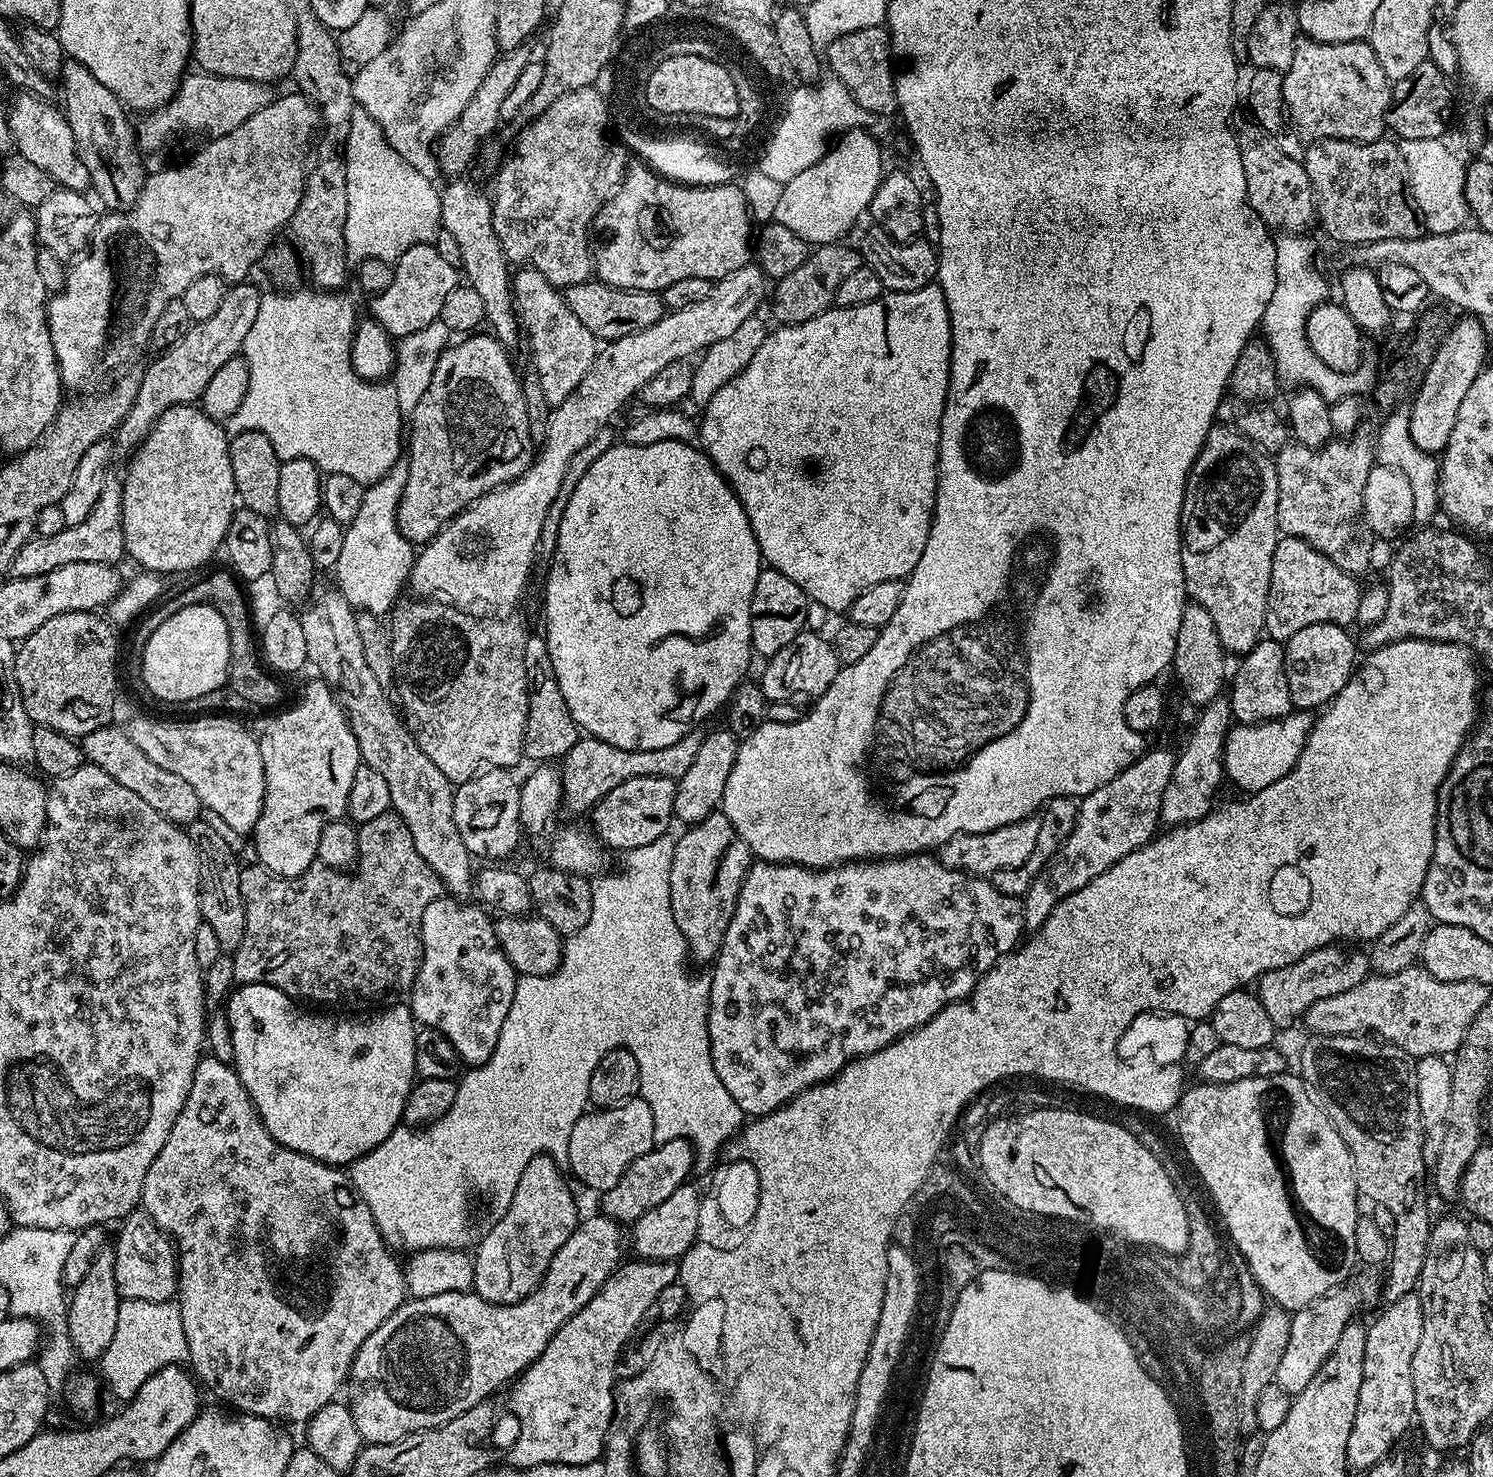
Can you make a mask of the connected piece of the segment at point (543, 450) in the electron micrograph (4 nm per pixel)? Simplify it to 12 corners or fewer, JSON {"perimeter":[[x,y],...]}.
{"perimeter":[[759,264],[609,340],[551,409],[530,467],[415,553],[457,608],[524,596],[574,454],[654,374],[761,310]]}

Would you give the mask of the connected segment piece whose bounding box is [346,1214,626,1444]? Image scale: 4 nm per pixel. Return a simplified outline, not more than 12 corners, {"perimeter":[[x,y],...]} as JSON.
{"perimeter":[[585,1215],[517,1304],[412,1298],[352,1359],[361,1441],[515,1381],[622,1263]]}

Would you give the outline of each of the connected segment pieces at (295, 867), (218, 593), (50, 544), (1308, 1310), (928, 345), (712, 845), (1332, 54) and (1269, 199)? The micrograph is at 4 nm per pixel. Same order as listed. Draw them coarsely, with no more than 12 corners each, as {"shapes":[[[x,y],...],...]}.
{"shapes":[[[323,679],[258,736],[250,833],[272,875],[301,876],[345,819],[358,742]],[[231,571],[161,599],[135,625],[143,646],[170,614],[218,610],[230,634],[230,688],[256,708],[284,696],[262,663],[249,602]],[[109,475],[90,518],[33,535],[11,579],[125,559],[124,481]],[[1359,1276],[1291,1313],[1274,1377],[1283,1392],[1310,1386],[1356,1311],[1381,1299]],[[939,283],[769,331],[698,440],[847,613],[936,509]],[[717,810],[675,837],[670,910],[711,965],[754,863]],[[1301,39],[1284,107],[1301,137],[1386,132],[1392,84],[1364,40]],[[1235,129],[1250,206],[1269,229],[1300,234],[1314,224],[1303,163],[1275,135]]]}

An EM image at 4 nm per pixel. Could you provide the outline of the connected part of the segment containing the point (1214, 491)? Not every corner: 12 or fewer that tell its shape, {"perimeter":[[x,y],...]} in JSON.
{"perimeter":[[1213,423],[1180,522],[1225,653],[1265,635],[1273,457]]}

